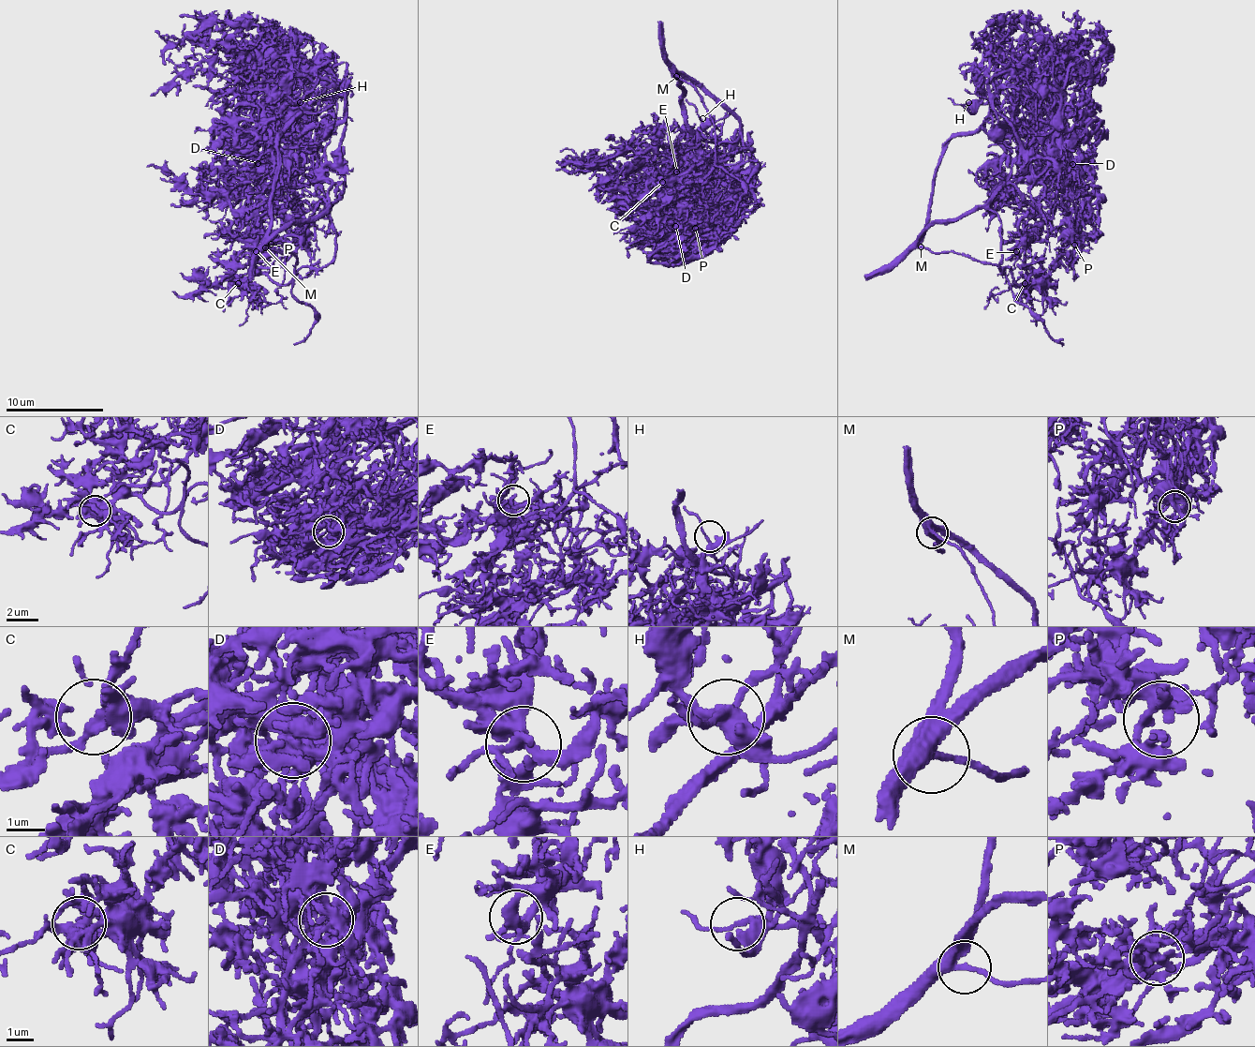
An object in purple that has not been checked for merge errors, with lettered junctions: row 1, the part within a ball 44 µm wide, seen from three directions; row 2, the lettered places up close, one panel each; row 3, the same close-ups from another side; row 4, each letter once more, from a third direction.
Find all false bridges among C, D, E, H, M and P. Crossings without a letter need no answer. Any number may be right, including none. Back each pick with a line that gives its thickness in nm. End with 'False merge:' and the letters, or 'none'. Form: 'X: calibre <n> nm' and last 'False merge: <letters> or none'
D: calibre 220 nm
False merge: D

